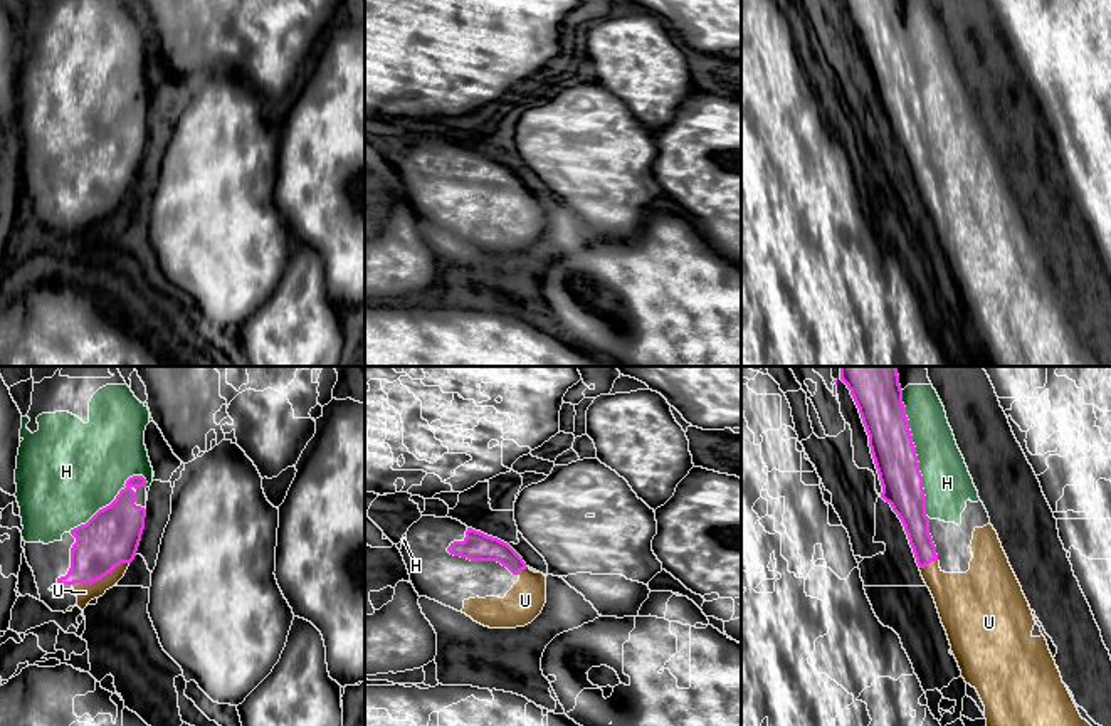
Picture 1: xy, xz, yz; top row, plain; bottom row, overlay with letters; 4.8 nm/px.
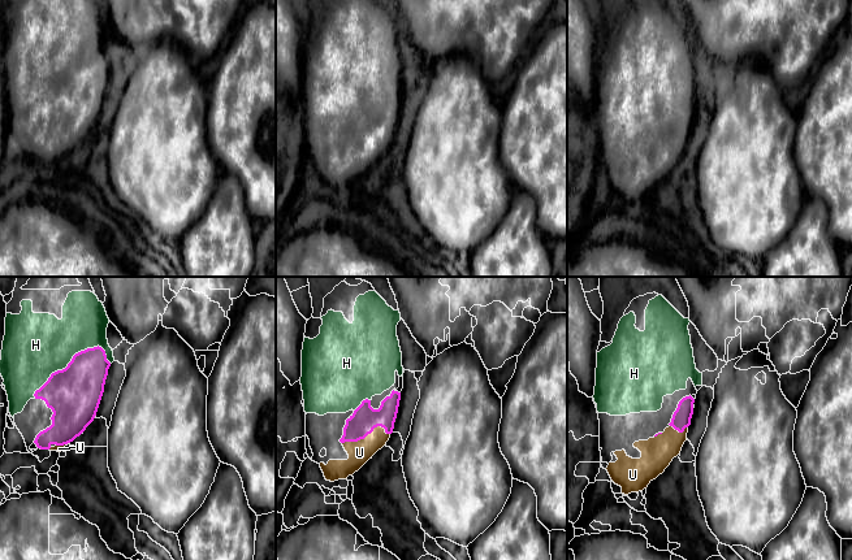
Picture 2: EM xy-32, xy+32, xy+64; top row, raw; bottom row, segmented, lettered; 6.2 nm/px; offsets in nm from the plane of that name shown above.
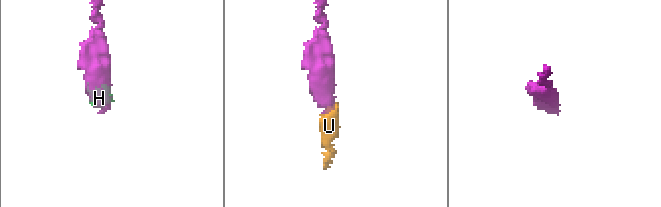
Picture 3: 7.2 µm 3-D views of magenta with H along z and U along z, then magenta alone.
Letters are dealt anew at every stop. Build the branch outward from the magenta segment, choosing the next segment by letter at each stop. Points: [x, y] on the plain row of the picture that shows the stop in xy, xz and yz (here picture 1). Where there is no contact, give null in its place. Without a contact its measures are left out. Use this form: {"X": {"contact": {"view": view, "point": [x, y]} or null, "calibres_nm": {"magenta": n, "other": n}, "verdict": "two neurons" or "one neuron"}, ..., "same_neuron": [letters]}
{"H": {"contact": {"view": "yz", "point": [915, 78]}, "calibres_nm": {"magenta": 220, "other": 240}, "verdict": "one neuron"}, "U": {"contact": {"view": "xy", "point": [100, 202]}, "calibres_nm": {"magenta": 280, "other": 90}, "verdict": "one neuron"}, "same_neuron": ["H", "U"]}

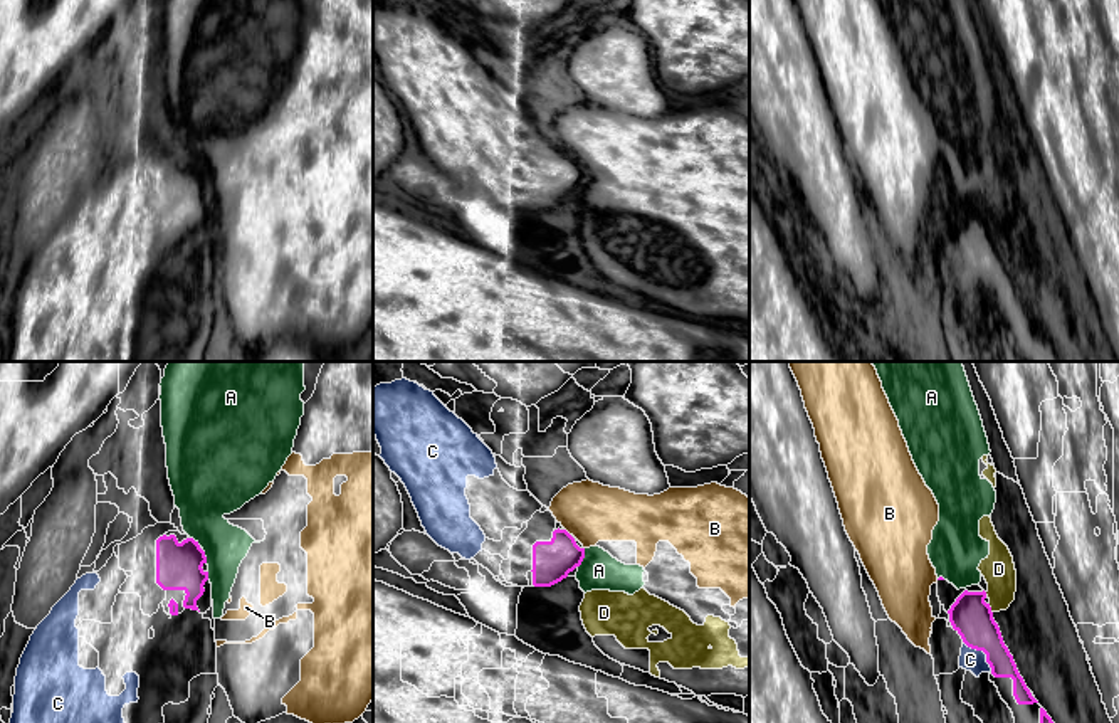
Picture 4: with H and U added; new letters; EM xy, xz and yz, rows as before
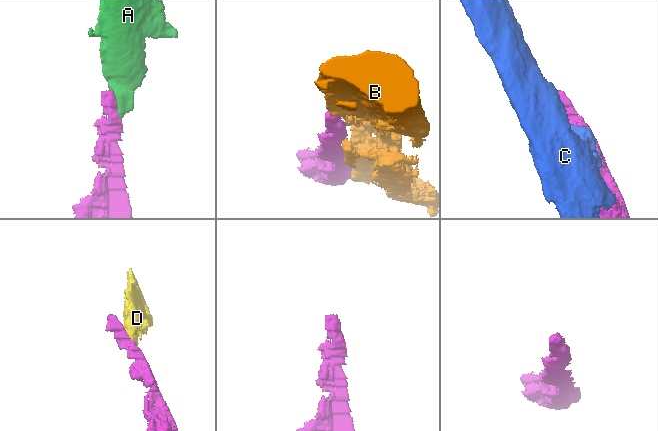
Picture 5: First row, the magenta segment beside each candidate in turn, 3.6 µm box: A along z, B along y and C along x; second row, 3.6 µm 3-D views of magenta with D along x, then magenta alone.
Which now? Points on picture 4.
{"A": {"contact": {"view": "xz", "point": [583, 180]}, "calibres_nm": {"magenta": 190, "other": 190}, "verdict": "two neurons"}, "B": {"contact": {"view": "xz", "point": [567, 155]}, "calibres_nm": {"magenta": 190, "other": 280}, "verdict": "two neurons"}, "C": {"contact": {"view": "yz", "point": [983, 274]}, "calibres_nm": {"magenta": 190, "other": 110}, "verdict": "one neuron"}, "D": {"contact": {"view": "yz", "point": [990, 232]}, "calibres_nm": {"magenta": 190, "other": 160}, "verdict": "two neurons"}, "same_neuron": ["C"]}

